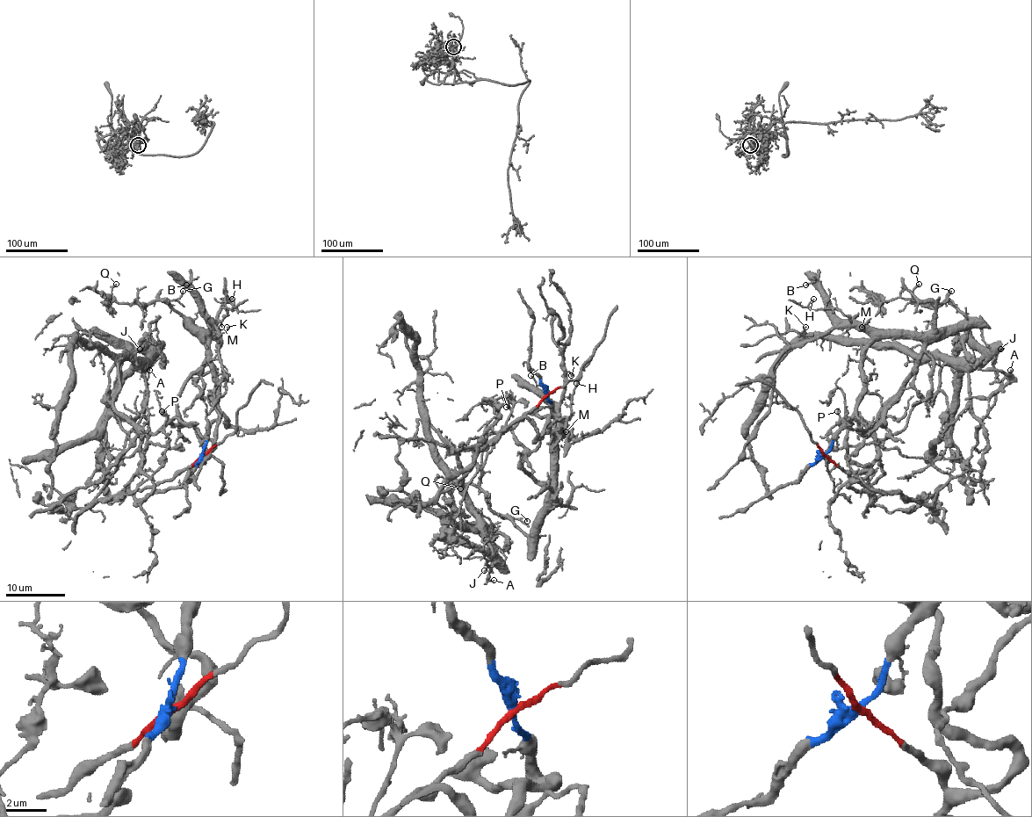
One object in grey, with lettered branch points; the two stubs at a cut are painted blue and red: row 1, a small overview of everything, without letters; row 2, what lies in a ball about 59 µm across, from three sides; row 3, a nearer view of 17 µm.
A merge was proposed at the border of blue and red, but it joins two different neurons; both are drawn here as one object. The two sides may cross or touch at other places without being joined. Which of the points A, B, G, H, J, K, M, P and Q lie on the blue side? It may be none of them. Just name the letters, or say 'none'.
B, G, H, K, M, Q

